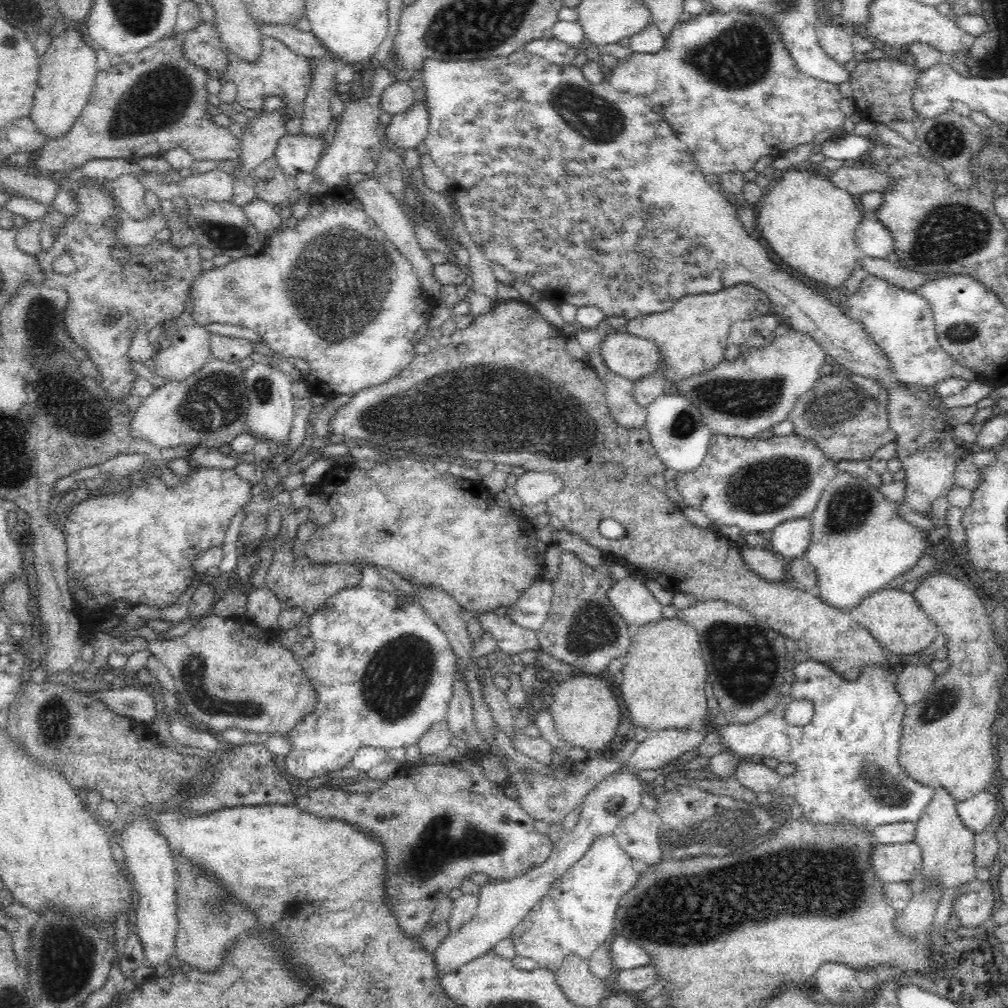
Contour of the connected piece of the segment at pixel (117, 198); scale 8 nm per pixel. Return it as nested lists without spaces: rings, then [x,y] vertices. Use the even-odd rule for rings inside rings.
[[[123,174],[108,184],[112,202],[128,213],[134,220],[149,219],[157,210],[148,208],[142,198],[145,193],[143,185],[134,177],[135,174]]]

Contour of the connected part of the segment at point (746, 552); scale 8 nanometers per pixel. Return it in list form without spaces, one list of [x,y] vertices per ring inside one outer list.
[[[746,543],[740,546],[740,555],[748,568],[765,581],[786,581],[786,562],[768,546],[757,550]]]

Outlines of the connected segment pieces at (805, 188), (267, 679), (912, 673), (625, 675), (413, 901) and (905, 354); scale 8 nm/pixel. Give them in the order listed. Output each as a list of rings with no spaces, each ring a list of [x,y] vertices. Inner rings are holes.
[[[789,168],[779,173],[772,186],[764,194],[758,206],[758,229],[762,238],[770,244],[776,256],[804,276],[833,289],[842,289],[857,267],[860,256],[855,232],[865,214],[858,209],[853,196],[835,188],[826,172],[808,171],[806,168]]]
[[[208,614],[194,622],[194,626],[183,636],[169,640],[146,640],[146,648],[170,671],[177,698],[180,704],[186,706],[191,720],[204,722],[212,730],[222,732],[227,728],[240,728],[245,732],[260,735],[271,732],[284,737],[296,726],[296,722],[314,710],[314,689],[290,648],[280,646],[277,632],[260,629],[244,619]]]
[[[927,663],[904,666],[897,673],[896,689],[906,706],[920,702],[938,676]]]
[[[661,617],[658,621],[639,626],[633,631],[630,646],[625,654],[627,662],[621,670],[617,685],[634,726],[652,733],[662,729],[686,730],[692,724],[704,720],[708,712],[705,689],[709,687],[709,683],[707,667],[702,660],[700,648],[696,629],[676,617]]]
[[[469,755],[463,761],[455,761],[452,764],[444,762],[429,766],[421,764],[407,771],[403,769],[394,777],[384,781],[380,788],[370,790],[366,794],[344,791],[338,789],[333,784],[328,784],[311,791],[306,791],[304,795],[296,797],[293,803],[294,807],[300,809],[302,813],[312,814],[314,817],[318,817],[318,819],[344,821],[358,829],[362,829],[362,831],[366,831],[368,835],[374,835],[384,845],[385,878],[383,879],[383,888],[385,891],[385,904],[391,909],[390,913],[396,917],[399,928],[404,932],[404,935],[407,938],[412,938],[415,942],[419,940],[420,934],[422,934],[424,928],[427,926],[426,922],[428,922],[430,915],[434,912],[441,899],[445,898],[453,889],[459,888],[464,880],[479,874],[485,875],[487,878],[496,879],[496,881],[508,881],[518,878],[522,874],[528,874],[534,867],[542,865],[550,856],[551,850],[553,849],[549,837],[538,833],[534,829],[534,820],[532,820],[532,817],[526,815],[526,811],[522,810],[522,807],[518,805],[518,801],[506,797],[500,789],[501,784],[490,782],[484,777],[482,767],[478,763],[480,757],[482,756],[473,757]]]
[[[868,275],[862,279],[855,294],[846,303],[845,312],[850,320],[860,322],[862,329],[866,329],[866,333],[881,347],[889,360],[893,375],[904,385],[925,389],[956,377],[969,384],[981,382],[992,387],[972,369],[956,362],[938,344],[932,309],[928,301],[916,291],[896,288],[881,278]]]

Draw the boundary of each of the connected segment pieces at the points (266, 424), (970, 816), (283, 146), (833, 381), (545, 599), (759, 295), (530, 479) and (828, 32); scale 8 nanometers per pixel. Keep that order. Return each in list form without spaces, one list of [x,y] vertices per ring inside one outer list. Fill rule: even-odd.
[[[253,361],[244,370],[244,380],[247,385],[247,398],[249,399],[248,431],[258,439],[269,442],[288,440],[288,432],[290,432],[294,417],[294,396],[290,379],[280,368],[270,365],[270,363]]]
[[[981,790],[976,796],[957,803],[958,816],[974,834],[981,833],[993,825],[1002,814],[999,800],[988,790]]]
[[[300,133],[279,138],[273,156],[284,175],[295,177],[298,172],[312,173],[324,151],[323,137]]]
[[[844,371],[820,377],[809,392],[798,398],[787,417],[787,420],[794,425],[792,434],[801,440],[812,441],[829,460],[836,464],[842,460],[868,460],[880,446],[894,441],[895,438],[895,433],[888,427],[887,409],[879,408],[868,394],[857,391],[848,378],[849,373]]]
[[[540,578],[532,582],[514,604],[501,612],[518,626],[537,631],[548,618],[552,597],[551,581]]]
[[[740,282],[734,286],[718,290],[718,292],[693,294],[679,298],[670,310],[661,313],[650,313],[627,319],[626,332],[654,341],[654,345],[658,347],[658,353],[660,353],[660,372],[658,374],[662,376],[665,384],[671,383],[676,386],[682,382],[682,379],[705,373],[724,360],[728,332],[734,322],[769,314],[770,310],[772,310],[771,300],[767,294],[754,288],[754,286]]]
[[[526,471],[517,477],[513,488],[524,505],[534,506],[548,501],[558,490],[562,490],[562,479],[550,472]]]
[[[838,21],[821,24],[817,30],[818,45],[823,52],[839,65],[854,59],[852,37],[841,29]]]

